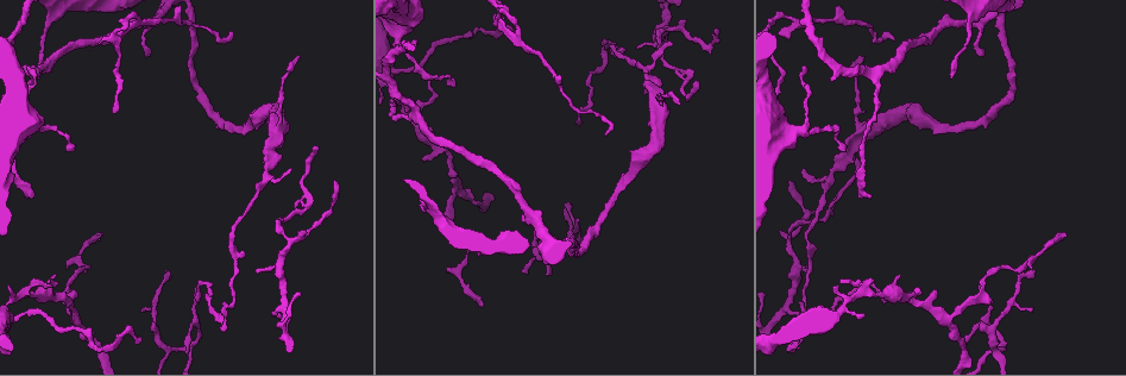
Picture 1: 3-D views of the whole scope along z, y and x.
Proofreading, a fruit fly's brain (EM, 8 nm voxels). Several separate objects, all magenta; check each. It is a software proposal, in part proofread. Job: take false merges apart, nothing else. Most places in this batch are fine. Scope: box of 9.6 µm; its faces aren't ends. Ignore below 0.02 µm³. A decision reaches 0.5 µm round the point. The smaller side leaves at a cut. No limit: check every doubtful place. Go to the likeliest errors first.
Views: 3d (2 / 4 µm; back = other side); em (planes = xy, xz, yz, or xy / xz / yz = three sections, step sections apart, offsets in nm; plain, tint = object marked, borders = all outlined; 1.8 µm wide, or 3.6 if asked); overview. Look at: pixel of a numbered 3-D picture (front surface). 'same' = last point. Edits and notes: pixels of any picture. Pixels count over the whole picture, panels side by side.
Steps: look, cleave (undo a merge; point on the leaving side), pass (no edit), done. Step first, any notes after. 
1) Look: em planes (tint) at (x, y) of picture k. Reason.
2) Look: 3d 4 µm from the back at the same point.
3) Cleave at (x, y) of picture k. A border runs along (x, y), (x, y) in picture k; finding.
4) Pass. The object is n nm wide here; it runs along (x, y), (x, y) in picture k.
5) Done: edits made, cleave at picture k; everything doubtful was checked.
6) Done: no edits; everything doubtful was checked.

Look: 3d 2 µm at (183, 349) of picture 1. Abrupt turn.

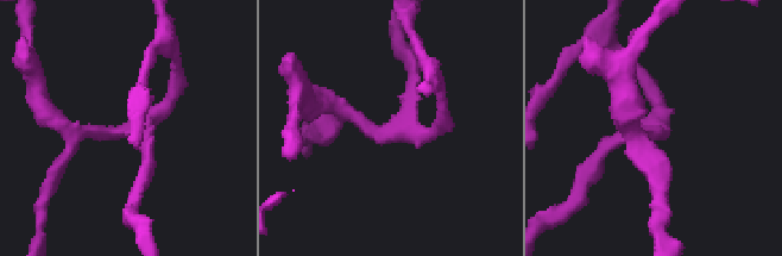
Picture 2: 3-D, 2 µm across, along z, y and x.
Look: em 3.6 µm planes (tint) at (663, 130) of picture 2. 4 arms meet here.

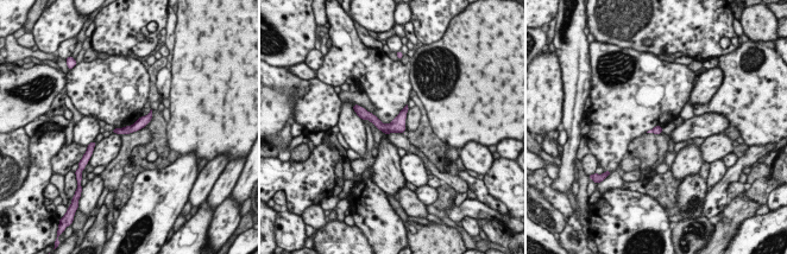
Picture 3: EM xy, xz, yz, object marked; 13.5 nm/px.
Pass. The object is 120 nm wide here; all the same neuron.

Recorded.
Look: em xz step 4 (borders) at (154, 332) of picture 1. A fork.

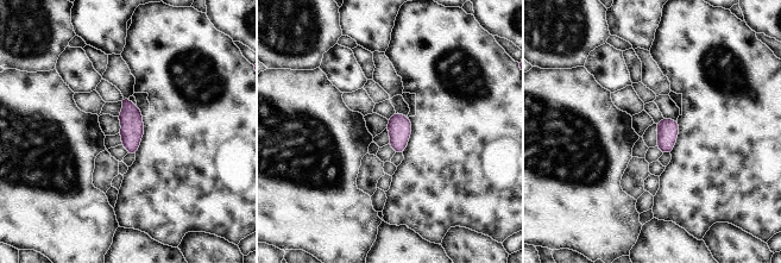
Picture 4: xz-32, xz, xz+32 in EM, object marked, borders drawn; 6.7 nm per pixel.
Look: em planes (borders) at the same point.

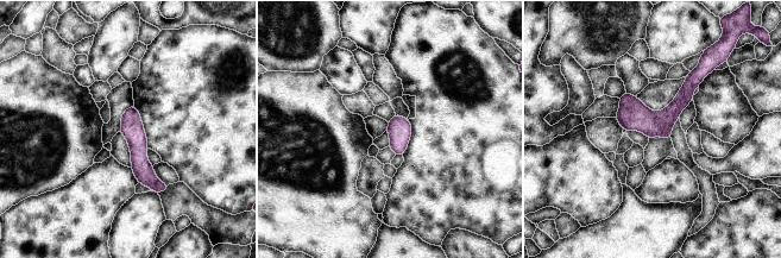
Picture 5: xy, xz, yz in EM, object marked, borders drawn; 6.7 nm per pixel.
Pass. The object is 160 nm wide here; it runs along (697, 75), (662, 120), (623, 124) in picture 5; all the same neuron.

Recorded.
Look: 3d 4 µm at (803, 135) of picture 1. Abrupt turn.

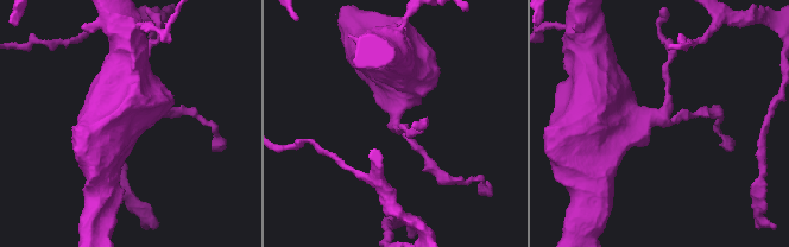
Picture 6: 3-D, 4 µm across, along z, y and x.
Look: em planes (tint) at (395, 120) of picture 6. Now the EM.

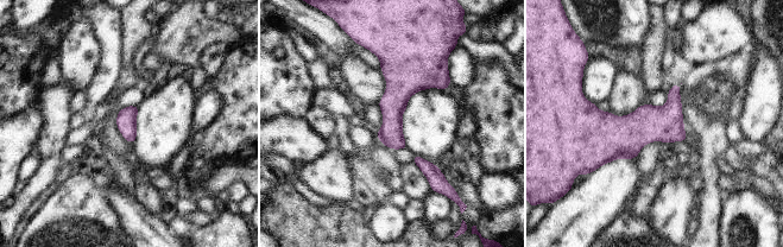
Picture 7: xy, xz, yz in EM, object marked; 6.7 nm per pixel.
Pass. One neuron here.

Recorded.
Look: em yz step 16 (tint) at (286, 250) of picture 1. Abrupt turn.

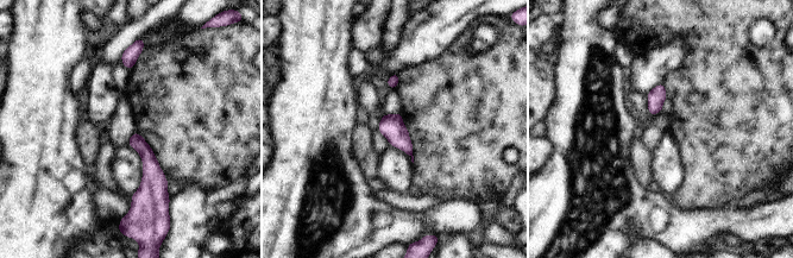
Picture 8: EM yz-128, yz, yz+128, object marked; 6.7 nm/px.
Look: em planes (tint) at the same point.

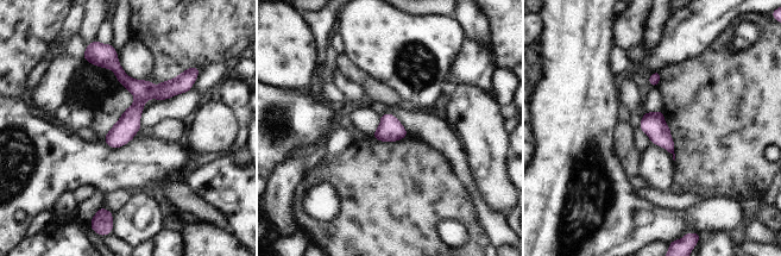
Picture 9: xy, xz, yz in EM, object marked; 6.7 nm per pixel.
Pass. The object is 160 nm wide here; all the same neuron.

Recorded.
Look: 3d 4 µm at (74, 320) of picture 1. Three-way junction.

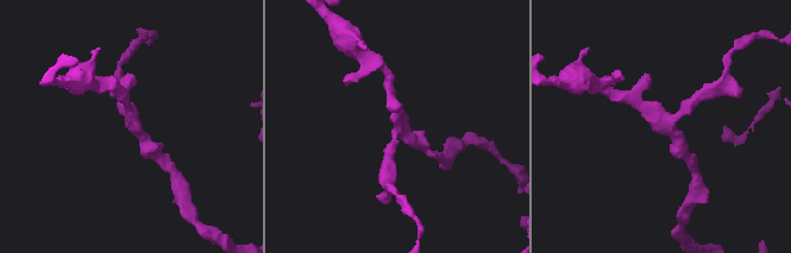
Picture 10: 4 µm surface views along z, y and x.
Look: em yz step 8 (tint) at (670, 120) of picture 10. Need the tissue.

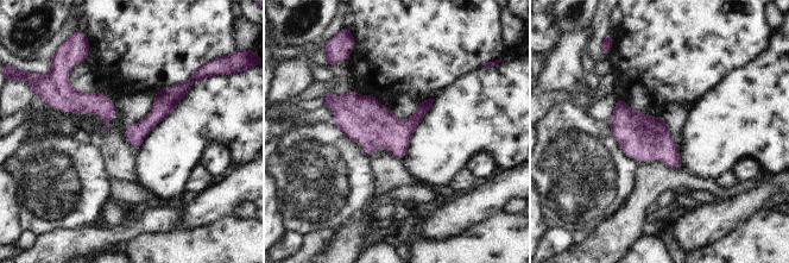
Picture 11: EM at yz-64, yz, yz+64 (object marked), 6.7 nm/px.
Pass. It runs along (185, 88), (137, 135), (137, 144) in picture 11; all the same neuron.

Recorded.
Look: 3d 4 µm at (23, 291) of picture 1. Branch point.

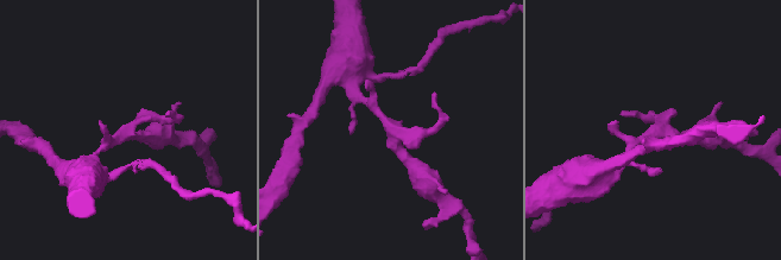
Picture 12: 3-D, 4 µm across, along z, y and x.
Look: em planes (plain) at (124, 135) of picture 12.

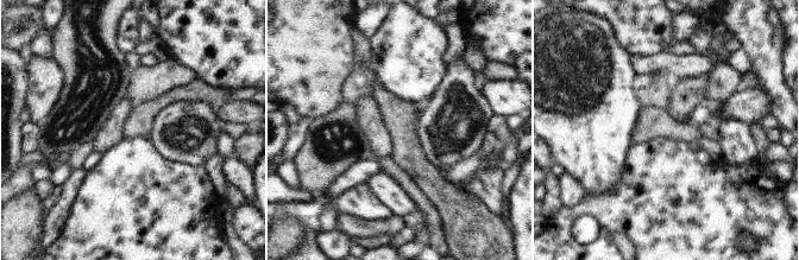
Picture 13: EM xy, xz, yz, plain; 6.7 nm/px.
Look: em planes (tint) at the same point. Where the object lies.

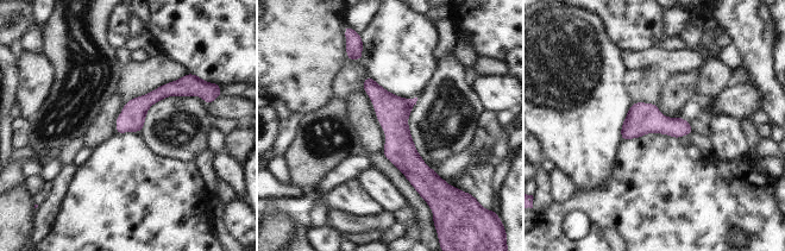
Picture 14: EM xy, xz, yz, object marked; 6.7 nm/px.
Pass. The object is 180 nm wide here; it runs along (368, 81), (427, 188) in picture 14; one neuron here.

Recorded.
Look: em xy step 16 (plain) at (879, 70) of picture 1. Three-way junction.

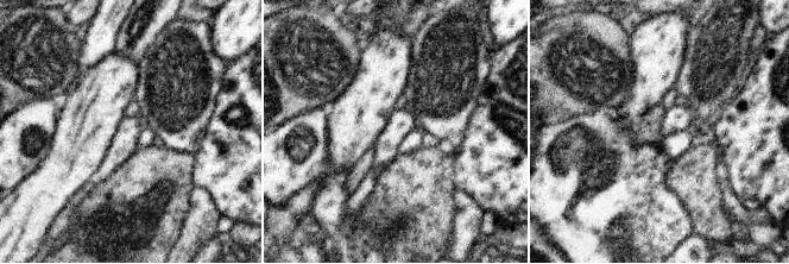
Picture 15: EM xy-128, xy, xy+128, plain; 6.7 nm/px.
Look: em xy step 16 (tint) at the same point. Where the object lies.

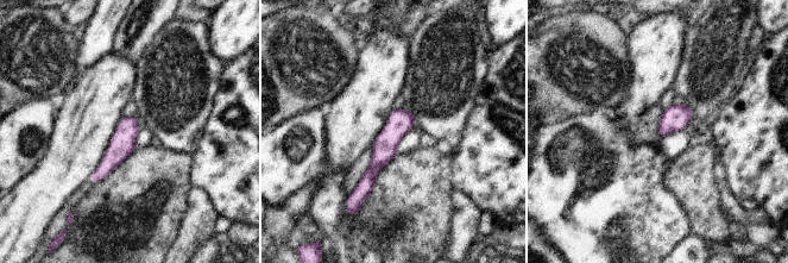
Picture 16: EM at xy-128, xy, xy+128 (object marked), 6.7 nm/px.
Pass. The object is 140 nm wide here; it runs along (407, 112), (369, 180), (357, 192) in picture 16; continuous, no second neuron.

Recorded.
Done: no edits; everything doubtful was checked.

